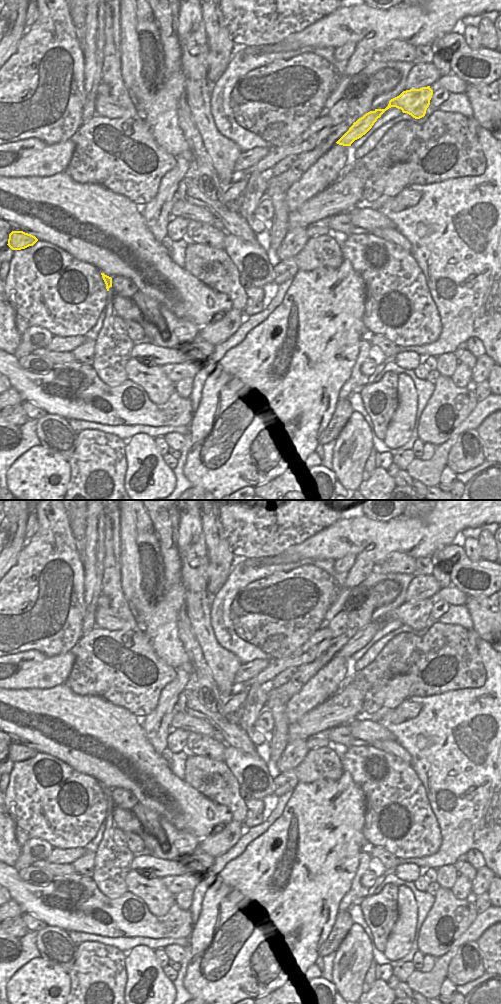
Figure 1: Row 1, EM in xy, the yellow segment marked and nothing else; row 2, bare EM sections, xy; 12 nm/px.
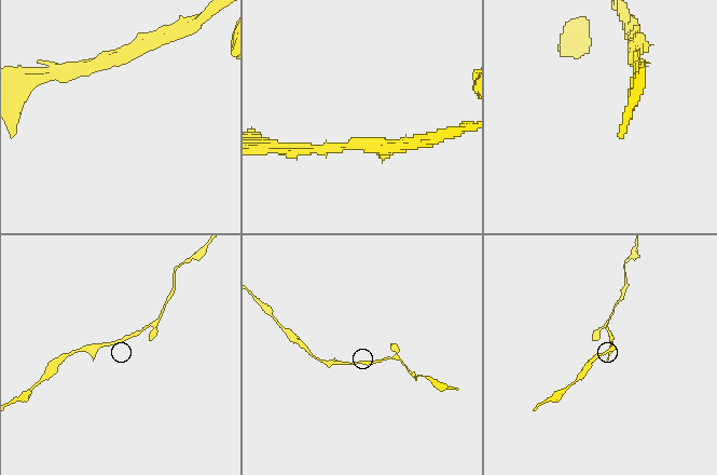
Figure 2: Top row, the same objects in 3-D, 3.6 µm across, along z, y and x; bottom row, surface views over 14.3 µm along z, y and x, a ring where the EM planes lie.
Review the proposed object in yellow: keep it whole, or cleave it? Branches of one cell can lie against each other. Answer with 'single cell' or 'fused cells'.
single cell

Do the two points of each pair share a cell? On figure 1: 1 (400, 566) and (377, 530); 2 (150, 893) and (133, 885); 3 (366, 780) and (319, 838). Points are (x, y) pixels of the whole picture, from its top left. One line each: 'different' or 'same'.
1: different
2: same
3: different

